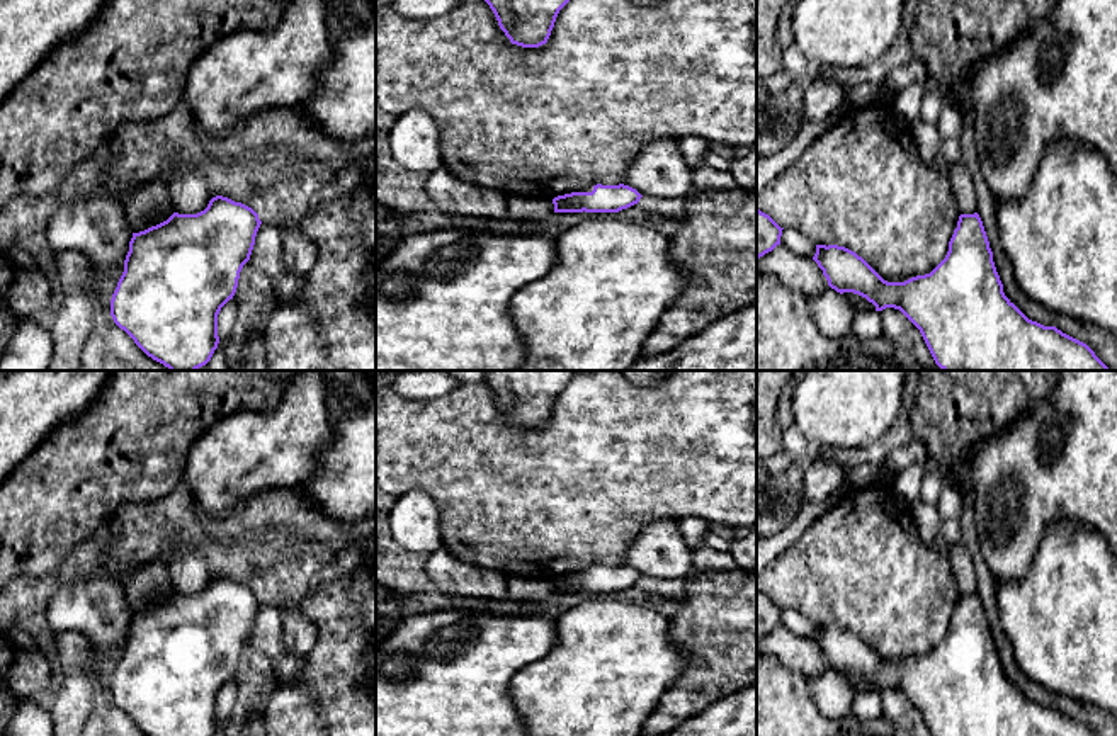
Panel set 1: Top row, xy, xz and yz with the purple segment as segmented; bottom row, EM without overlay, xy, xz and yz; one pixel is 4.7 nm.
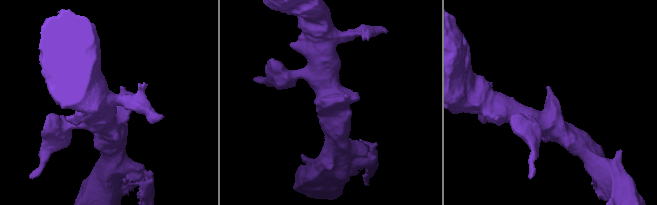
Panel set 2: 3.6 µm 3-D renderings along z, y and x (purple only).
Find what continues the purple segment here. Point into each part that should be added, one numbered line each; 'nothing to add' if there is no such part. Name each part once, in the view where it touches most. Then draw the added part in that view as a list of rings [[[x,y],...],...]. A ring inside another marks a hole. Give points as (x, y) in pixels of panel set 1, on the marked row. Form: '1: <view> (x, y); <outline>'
nothing to add

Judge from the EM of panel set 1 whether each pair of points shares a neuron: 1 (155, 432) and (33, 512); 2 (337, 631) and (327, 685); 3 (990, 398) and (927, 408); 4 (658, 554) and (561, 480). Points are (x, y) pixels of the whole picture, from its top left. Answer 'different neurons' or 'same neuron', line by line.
1: same neuron
2: same neuron
3: same neuron
4: different neurons

